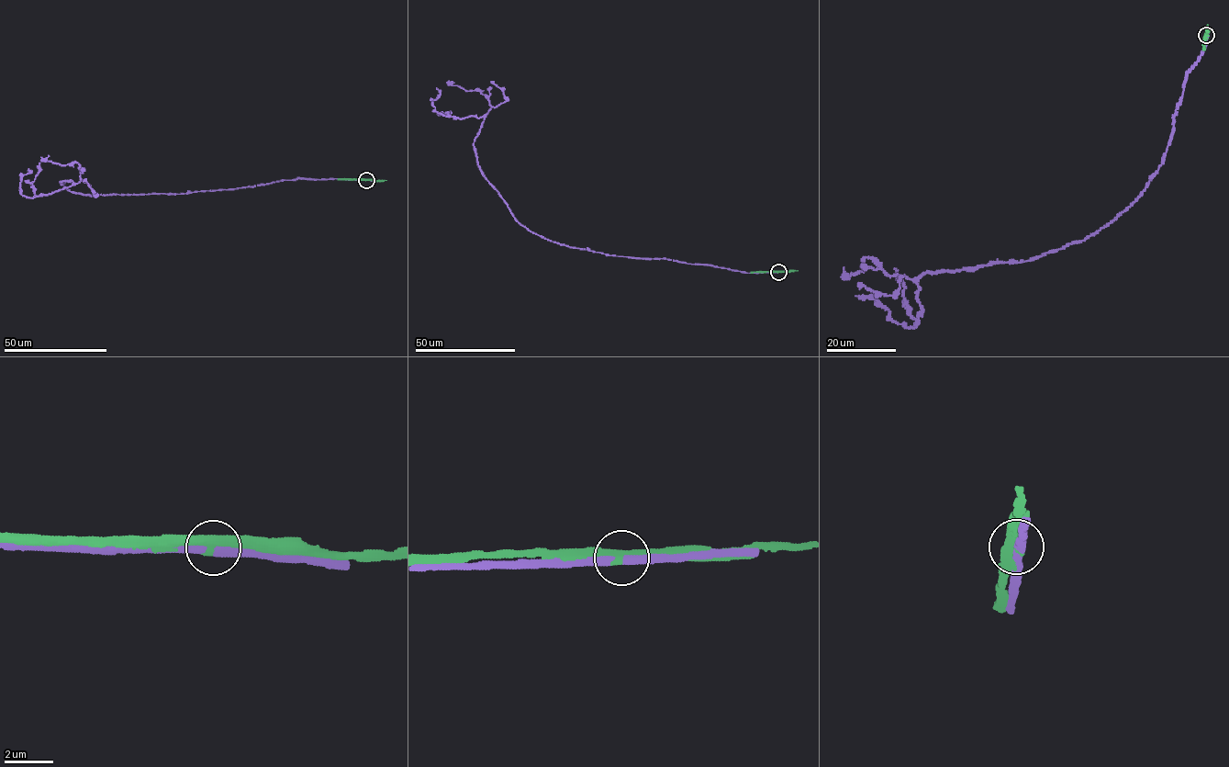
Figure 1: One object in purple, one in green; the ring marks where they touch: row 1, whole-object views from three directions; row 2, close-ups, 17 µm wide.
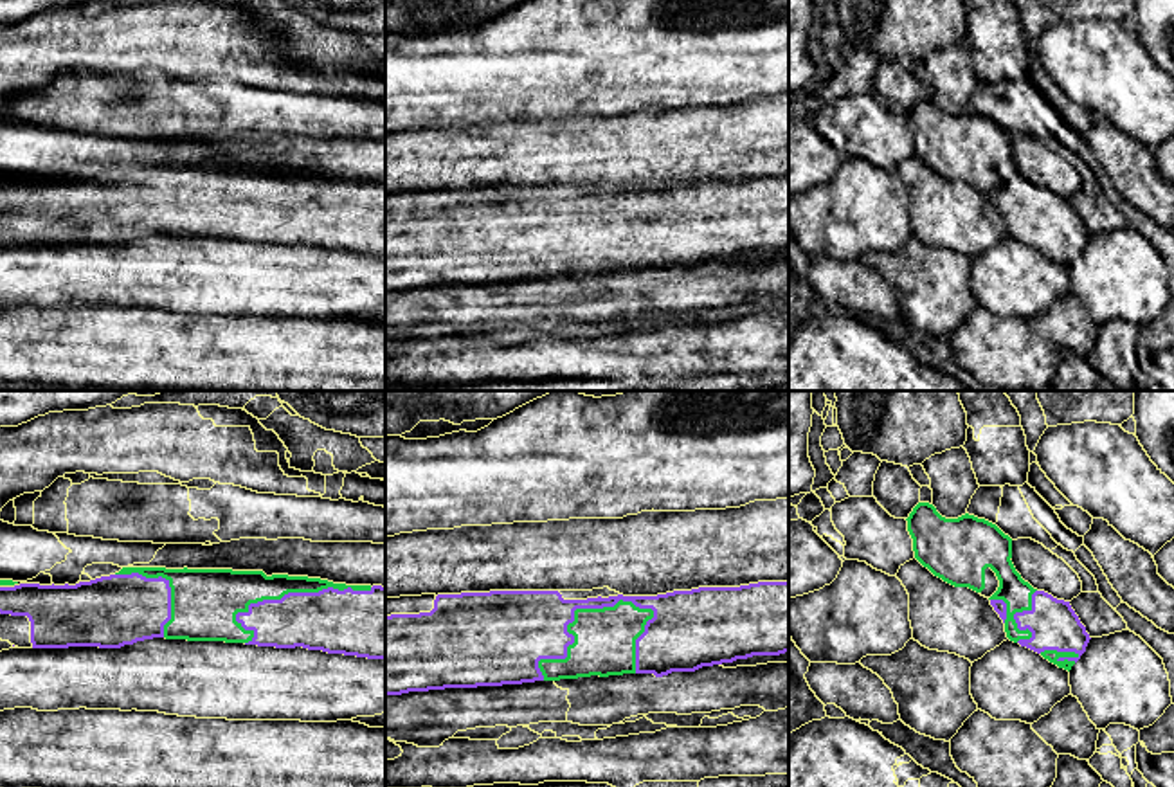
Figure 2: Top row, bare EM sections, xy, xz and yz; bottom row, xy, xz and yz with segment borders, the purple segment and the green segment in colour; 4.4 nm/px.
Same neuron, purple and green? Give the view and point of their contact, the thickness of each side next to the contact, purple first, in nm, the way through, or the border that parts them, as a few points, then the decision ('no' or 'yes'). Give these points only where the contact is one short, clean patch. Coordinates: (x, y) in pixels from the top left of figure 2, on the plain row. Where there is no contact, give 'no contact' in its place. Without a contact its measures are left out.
contact xz (573, 213); calibres 340 and 280 nm; no

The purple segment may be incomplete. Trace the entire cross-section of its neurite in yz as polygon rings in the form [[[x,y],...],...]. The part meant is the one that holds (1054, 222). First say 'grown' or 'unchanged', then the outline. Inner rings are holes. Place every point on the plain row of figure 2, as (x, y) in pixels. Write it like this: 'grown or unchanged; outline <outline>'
unchanged; outline [[[1044,187],[1032,191],[1032,205],[1016,209],[1014,216],[1019,227],[1030,227],[1030,236],[1019,236],[1037,250],[1044,247],[1075,249],[1075,254],[1059,254],[1057,258],[1079,258],[1089,240],[1089,231],[1071,205],[1070,198],[1057,196]]]

